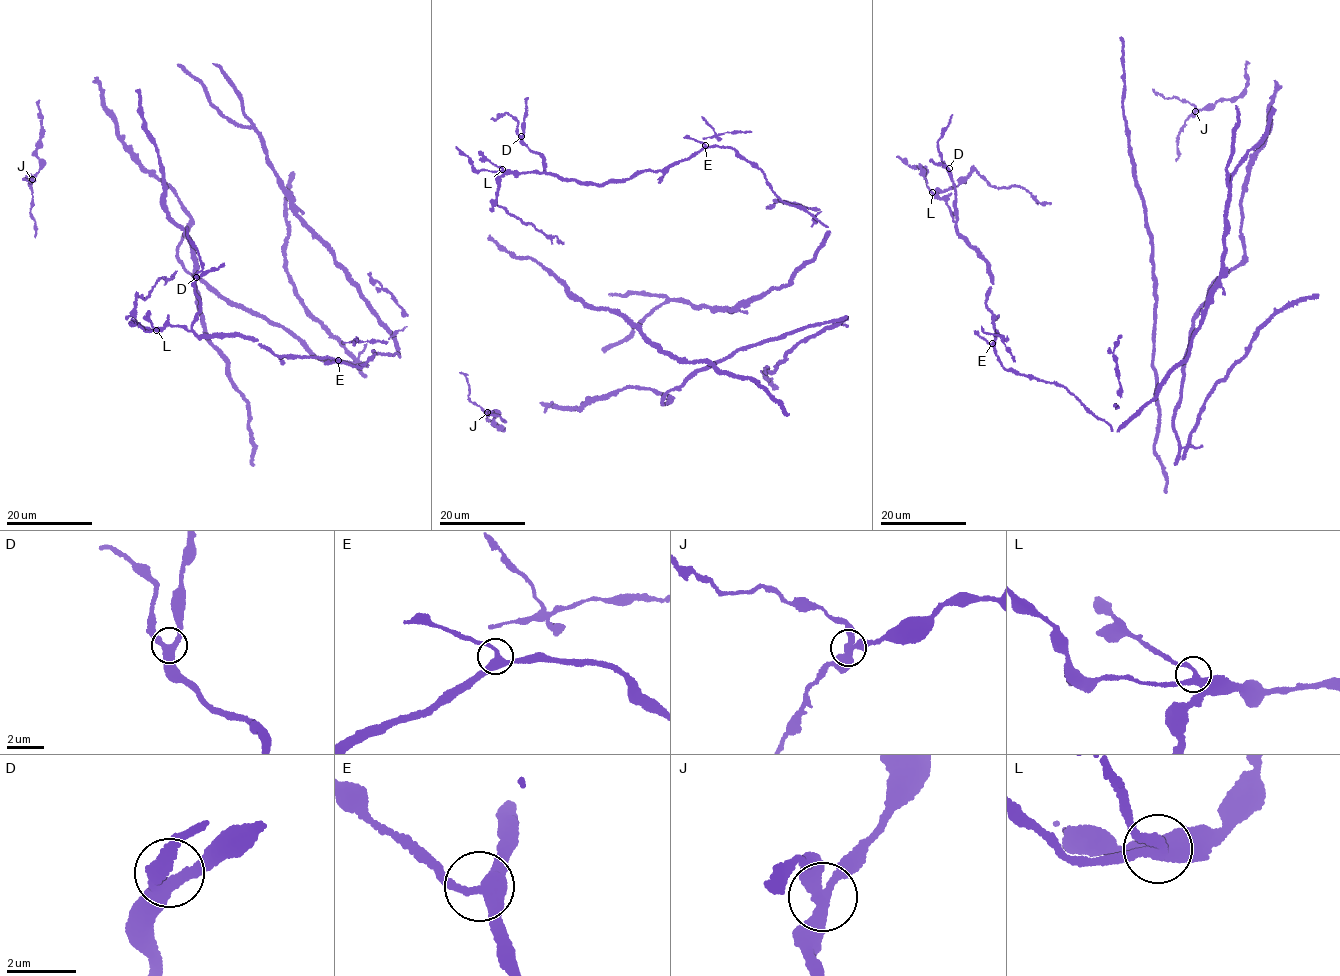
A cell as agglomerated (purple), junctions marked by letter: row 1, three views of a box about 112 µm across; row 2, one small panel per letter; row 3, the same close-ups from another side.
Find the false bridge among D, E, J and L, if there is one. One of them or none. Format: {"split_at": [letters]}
{"split_at": ["J"]}

